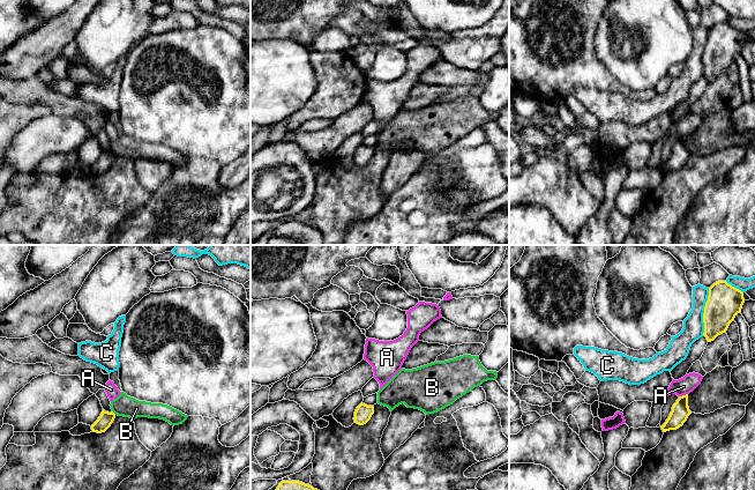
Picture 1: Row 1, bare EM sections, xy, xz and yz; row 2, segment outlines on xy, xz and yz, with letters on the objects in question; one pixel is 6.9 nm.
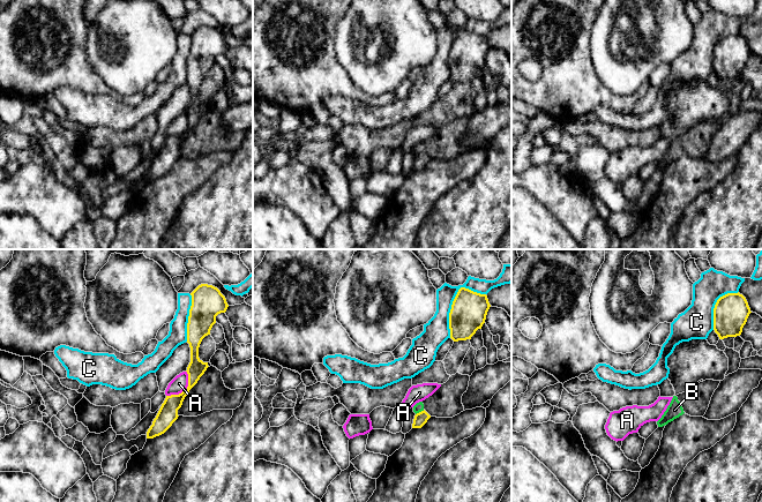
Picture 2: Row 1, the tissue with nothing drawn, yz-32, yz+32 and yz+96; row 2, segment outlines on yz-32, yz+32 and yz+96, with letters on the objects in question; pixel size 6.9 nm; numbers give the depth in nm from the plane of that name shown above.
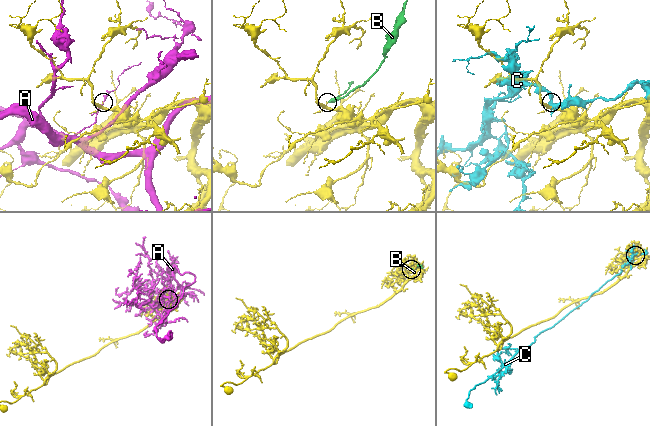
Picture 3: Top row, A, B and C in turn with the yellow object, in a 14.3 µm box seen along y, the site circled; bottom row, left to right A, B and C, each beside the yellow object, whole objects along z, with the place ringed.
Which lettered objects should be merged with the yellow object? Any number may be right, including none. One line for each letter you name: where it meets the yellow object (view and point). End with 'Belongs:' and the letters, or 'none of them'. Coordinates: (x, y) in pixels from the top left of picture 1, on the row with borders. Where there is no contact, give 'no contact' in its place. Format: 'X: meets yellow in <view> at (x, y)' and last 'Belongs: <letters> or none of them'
Belongs: none of them

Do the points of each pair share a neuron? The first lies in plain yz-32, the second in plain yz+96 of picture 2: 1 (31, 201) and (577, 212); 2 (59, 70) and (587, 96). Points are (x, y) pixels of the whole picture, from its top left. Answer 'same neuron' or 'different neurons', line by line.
1: same neuron
2: same neuron

